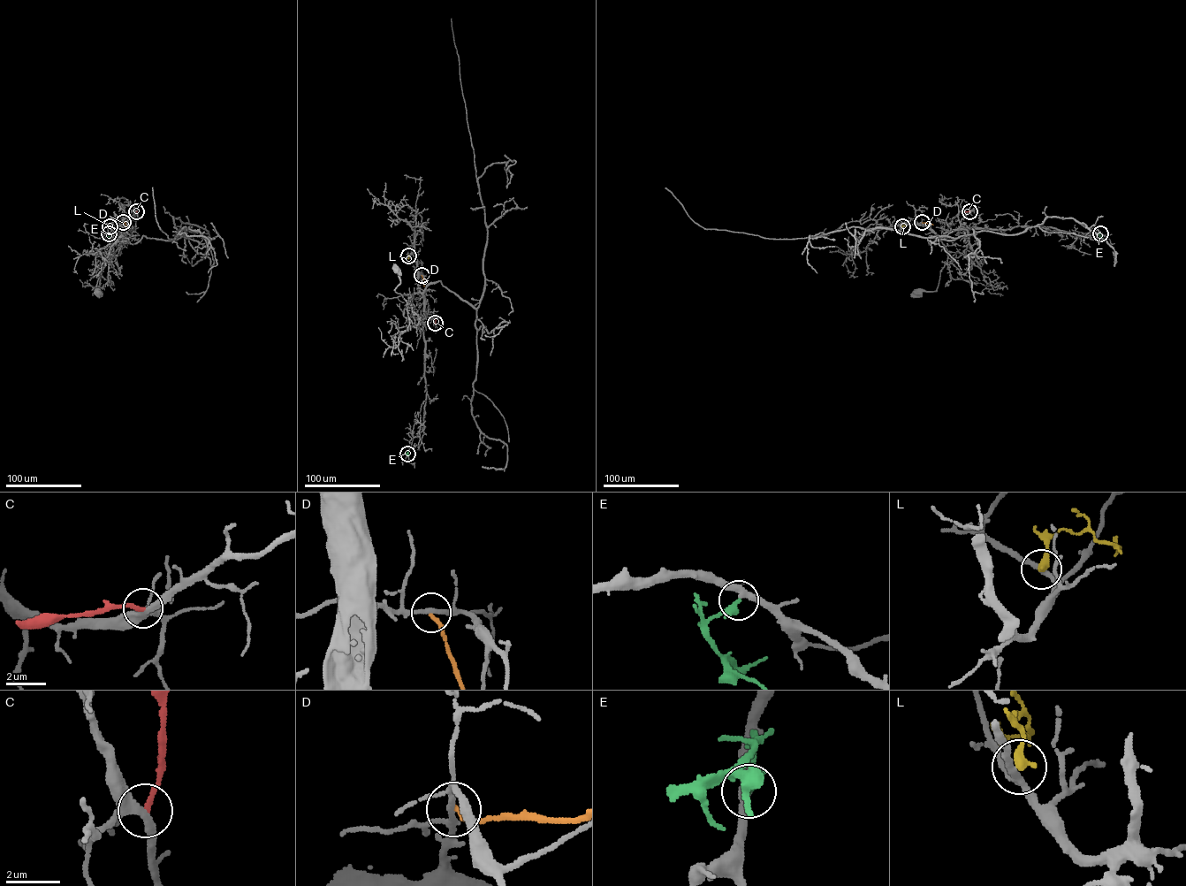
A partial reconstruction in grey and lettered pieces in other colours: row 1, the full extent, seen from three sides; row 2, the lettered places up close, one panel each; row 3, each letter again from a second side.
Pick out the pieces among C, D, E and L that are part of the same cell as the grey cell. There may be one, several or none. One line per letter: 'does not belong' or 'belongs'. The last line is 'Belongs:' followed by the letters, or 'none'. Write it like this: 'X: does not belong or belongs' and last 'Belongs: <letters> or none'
C: does not belong
D: does not belong
E: belongs
L: does not belong
Belongs: E

